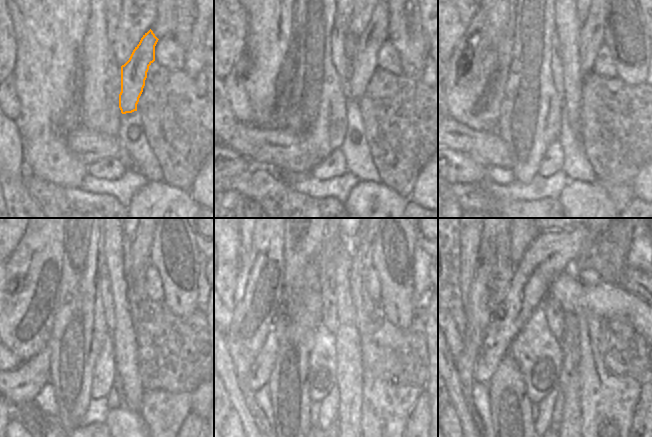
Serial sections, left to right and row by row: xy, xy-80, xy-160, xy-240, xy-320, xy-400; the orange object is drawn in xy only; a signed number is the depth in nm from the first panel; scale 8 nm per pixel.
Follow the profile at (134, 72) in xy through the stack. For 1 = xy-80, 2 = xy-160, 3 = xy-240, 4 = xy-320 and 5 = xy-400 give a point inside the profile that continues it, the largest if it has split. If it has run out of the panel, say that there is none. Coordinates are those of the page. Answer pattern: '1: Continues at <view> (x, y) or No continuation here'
1: Continues at xy-80 (364, 62)
2: Continues at xy-160 (591, 34)
3: Continues at xy-240 (141, 243)
4: Continues at xy-320 (363, 241)
5: Continues at xy-400 (593, 249)

